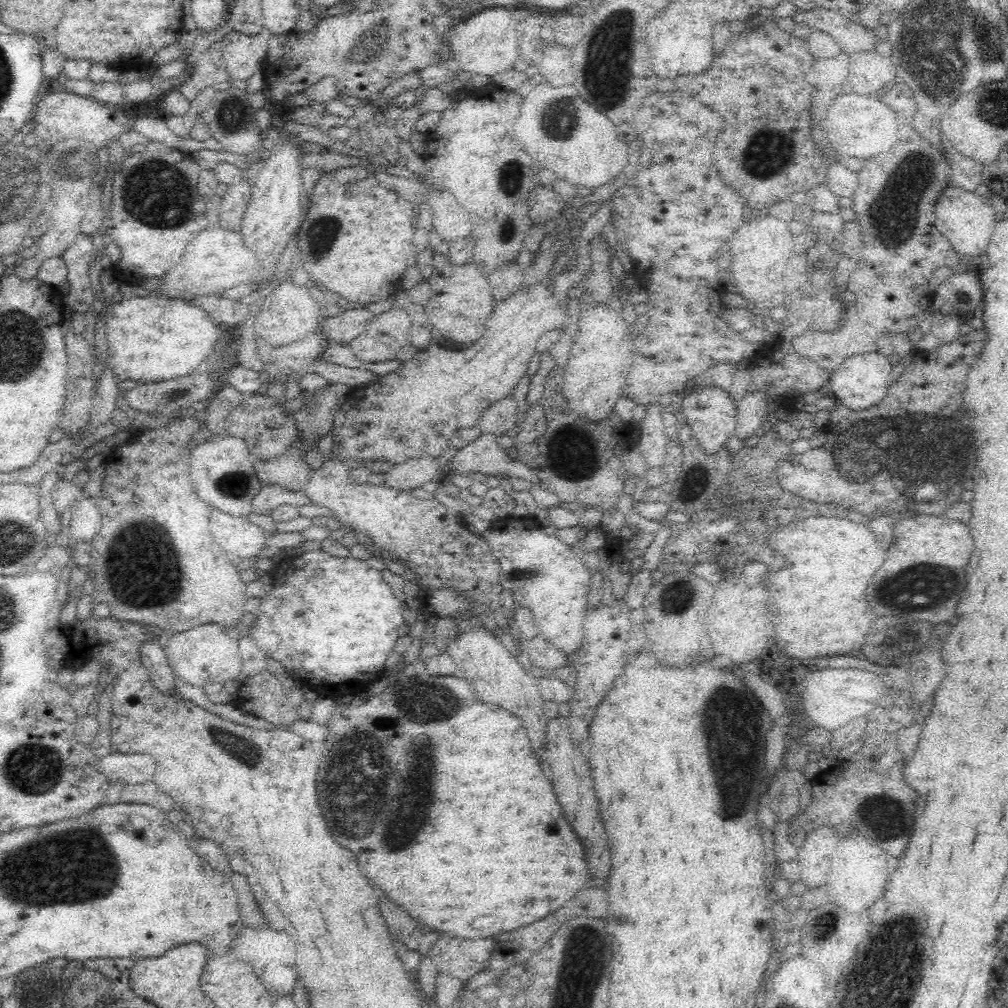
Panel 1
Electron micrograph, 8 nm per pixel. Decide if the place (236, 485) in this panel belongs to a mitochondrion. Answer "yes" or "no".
yes

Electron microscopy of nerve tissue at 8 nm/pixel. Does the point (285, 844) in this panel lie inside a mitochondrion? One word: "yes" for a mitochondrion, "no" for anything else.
no

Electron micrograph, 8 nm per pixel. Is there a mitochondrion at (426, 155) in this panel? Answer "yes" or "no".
no

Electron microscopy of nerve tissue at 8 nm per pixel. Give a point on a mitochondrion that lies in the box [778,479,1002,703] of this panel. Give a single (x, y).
(903, 584)

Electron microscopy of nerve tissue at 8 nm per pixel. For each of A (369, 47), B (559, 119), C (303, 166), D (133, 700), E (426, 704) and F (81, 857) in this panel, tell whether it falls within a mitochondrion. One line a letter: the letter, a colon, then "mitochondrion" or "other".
A: mitochondrion
B: mitochondrion
C: other
D: other
E: mitochondrion
F: mitochondrion

